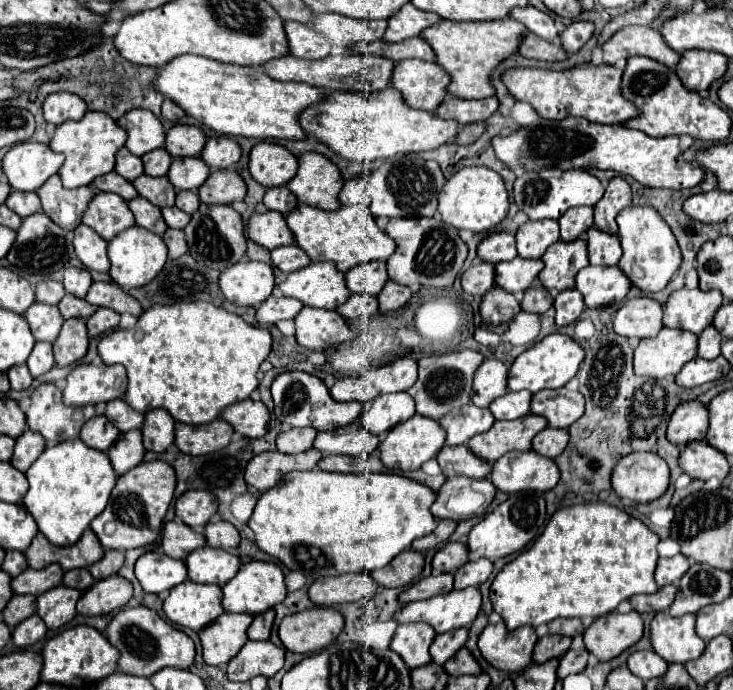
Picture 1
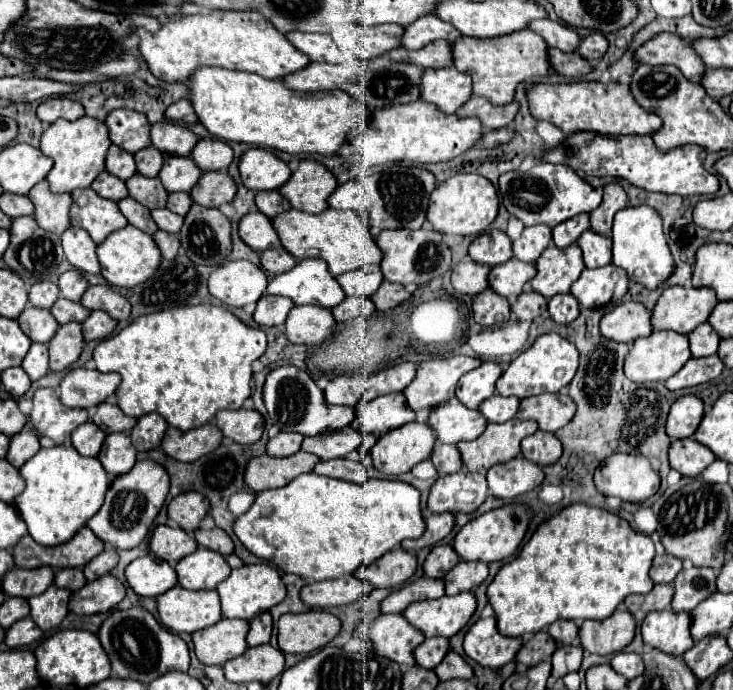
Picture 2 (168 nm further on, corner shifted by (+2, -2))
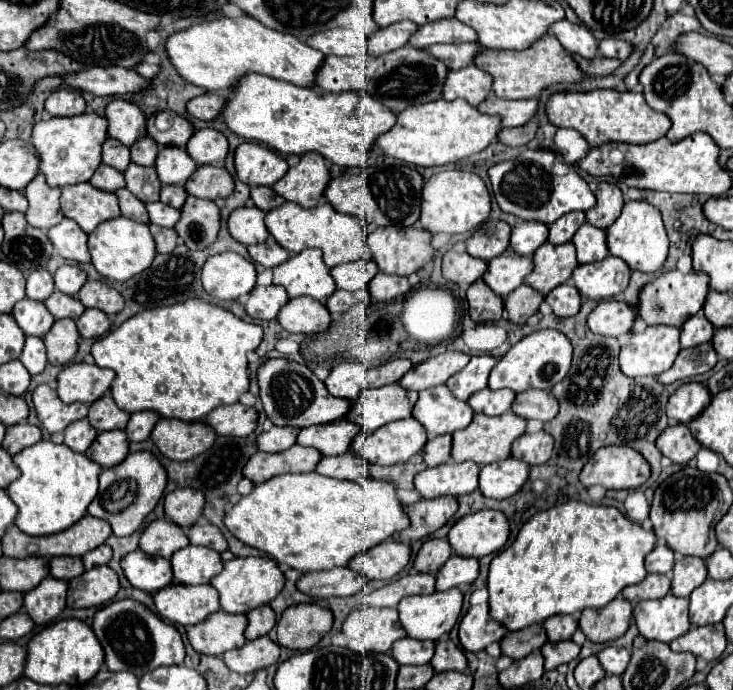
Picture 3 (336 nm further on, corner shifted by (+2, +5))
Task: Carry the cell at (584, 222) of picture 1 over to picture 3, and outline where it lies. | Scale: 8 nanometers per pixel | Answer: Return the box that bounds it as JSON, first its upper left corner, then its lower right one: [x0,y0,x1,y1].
[548,210,586,244]

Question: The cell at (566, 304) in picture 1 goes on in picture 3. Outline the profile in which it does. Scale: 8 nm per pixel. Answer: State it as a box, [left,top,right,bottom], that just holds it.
[546,284,582,318]

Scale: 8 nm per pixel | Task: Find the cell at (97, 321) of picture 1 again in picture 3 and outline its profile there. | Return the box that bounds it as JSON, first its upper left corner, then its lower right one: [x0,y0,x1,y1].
[78,308,110,338]

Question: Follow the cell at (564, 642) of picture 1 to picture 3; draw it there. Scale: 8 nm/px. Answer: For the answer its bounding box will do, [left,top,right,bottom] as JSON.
[500,624,548,660]

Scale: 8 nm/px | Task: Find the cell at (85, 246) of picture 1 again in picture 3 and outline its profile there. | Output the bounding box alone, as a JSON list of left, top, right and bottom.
[48,218,90,262]

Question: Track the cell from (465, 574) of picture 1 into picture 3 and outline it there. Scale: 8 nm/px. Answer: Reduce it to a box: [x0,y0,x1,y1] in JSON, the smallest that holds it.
[436,556,480,590]

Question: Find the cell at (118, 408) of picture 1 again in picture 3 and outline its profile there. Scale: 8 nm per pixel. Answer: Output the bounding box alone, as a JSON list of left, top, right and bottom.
[88,392,130,432]

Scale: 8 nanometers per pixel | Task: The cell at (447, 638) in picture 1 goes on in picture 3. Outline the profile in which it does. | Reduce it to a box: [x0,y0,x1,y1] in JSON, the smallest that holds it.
[392,638,434,664]

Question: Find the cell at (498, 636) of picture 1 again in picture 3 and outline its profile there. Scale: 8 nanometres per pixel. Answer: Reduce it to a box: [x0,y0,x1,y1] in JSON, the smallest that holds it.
[460,604,506,652]

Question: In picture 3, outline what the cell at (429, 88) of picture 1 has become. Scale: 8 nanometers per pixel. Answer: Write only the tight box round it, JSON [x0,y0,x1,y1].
[442,64,492,106]

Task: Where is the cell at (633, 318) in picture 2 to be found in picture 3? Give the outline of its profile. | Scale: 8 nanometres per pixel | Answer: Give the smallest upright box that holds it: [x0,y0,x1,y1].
[588,300,636,336]

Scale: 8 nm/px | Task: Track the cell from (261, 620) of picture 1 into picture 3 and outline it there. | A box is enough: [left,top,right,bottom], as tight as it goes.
[246,604,276,640]

